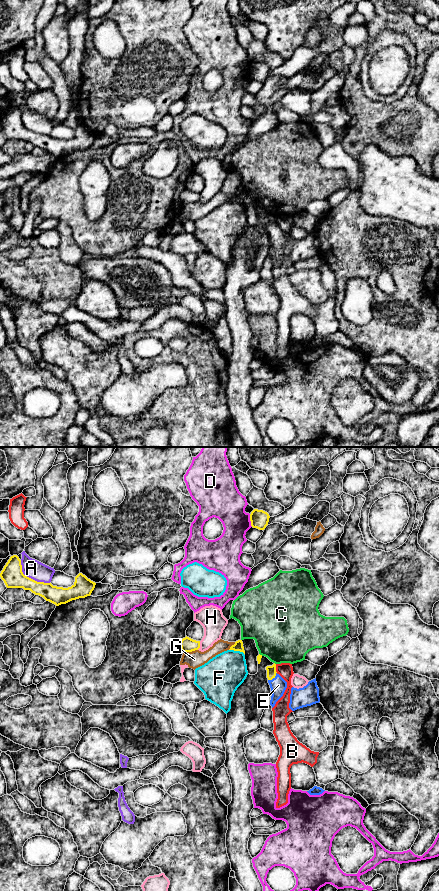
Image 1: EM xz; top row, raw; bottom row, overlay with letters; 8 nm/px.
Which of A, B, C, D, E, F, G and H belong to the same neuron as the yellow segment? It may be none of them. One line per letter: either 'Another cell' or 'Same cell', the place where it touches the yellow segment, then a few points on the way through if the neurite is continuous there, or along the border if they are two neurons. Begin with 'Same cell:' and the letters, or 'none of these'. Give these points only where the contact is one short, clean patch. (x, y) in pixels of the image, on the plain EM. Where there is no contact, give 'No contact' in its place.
Same cell: E
A: Another cell. Touches yellow at xz (30, 130)
B: Another cell. Touches yellow at xz (275, 220)
C: Another cell. Touches yellow at xz (261, 207)
D: Another cell. Touches yellow at xz (250, 72)
E: Same cell. Touches yellow at xz (273, 229). Path across: xz (271, 222), (273, 229), (278, 237)
F: Another cell. Touches yellow at xz (237, 202)
G: Another cell. Touches yellow at xz (190, 203). Boundary: xz (197, 201), (183, 205)
H: Another cell. Touches yellow at xz (199, 197)

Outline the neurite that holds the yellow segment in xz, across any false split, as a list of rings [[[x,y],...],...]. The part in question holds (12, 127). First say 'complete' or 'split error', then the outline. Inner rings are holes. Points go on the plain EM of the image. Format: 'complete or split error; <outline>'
complete; [[[17,107],[10,109],[1,123],[0,129],[7,140],[30,142],[56,158],[90,148],[96,137],[82,125],[75,129],[74,136],[68,140],[53,138],[51,135],[37,134],[23,126],[21,112]]]

